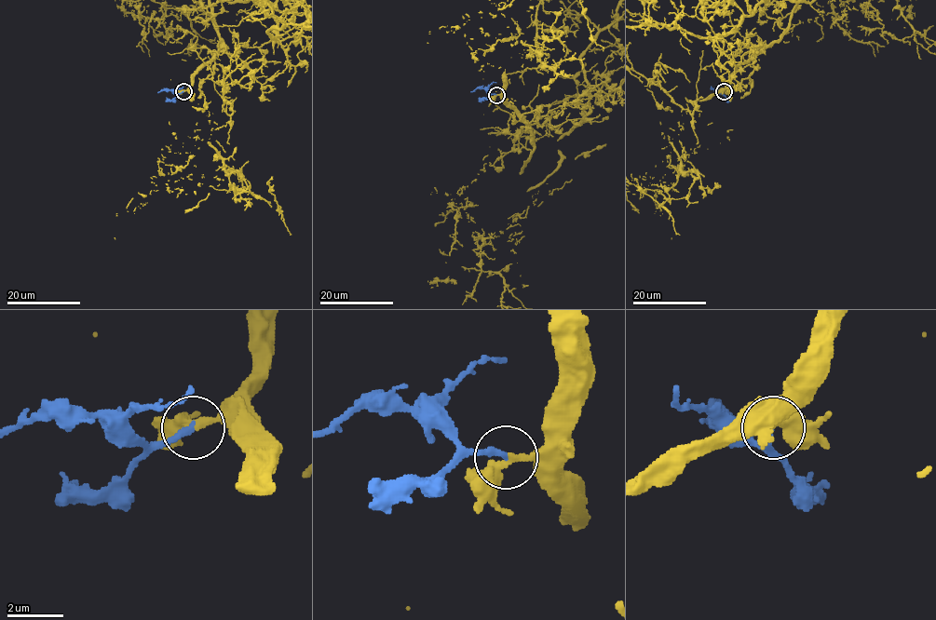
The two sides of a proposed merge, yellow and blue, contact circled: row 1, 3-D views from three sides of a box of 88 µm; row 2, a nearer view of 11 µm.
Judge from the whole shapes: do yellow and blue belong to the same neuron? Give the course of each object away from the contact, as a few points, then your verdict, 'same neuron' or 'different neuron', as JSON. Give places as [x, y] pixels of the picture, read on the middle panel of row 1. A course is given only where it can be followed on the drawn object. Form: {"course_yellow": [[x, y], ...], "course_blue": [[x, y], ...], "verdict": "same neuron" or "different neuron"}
{"course_blue": [[496, 94], [483, 88], [470, 91]], "verdict": "same neuron"}

